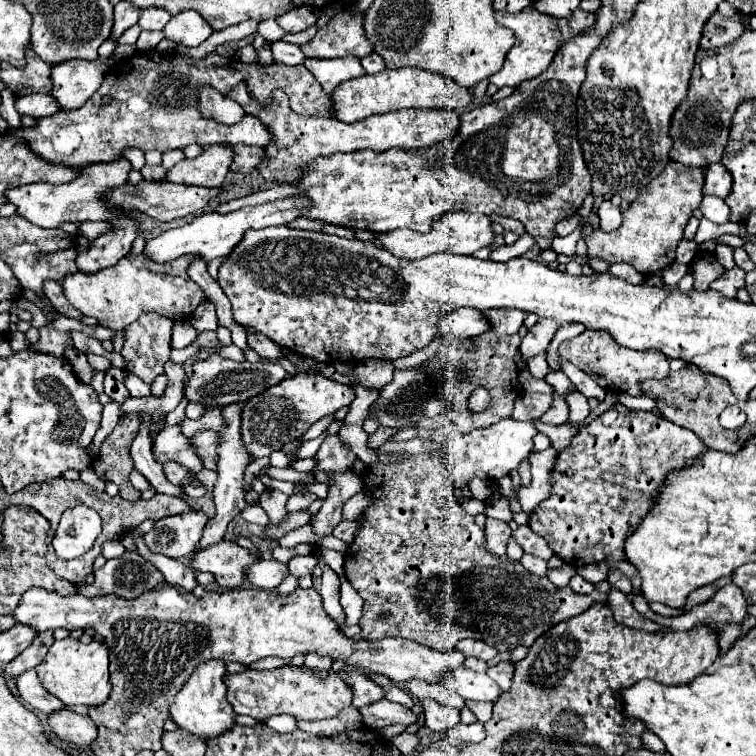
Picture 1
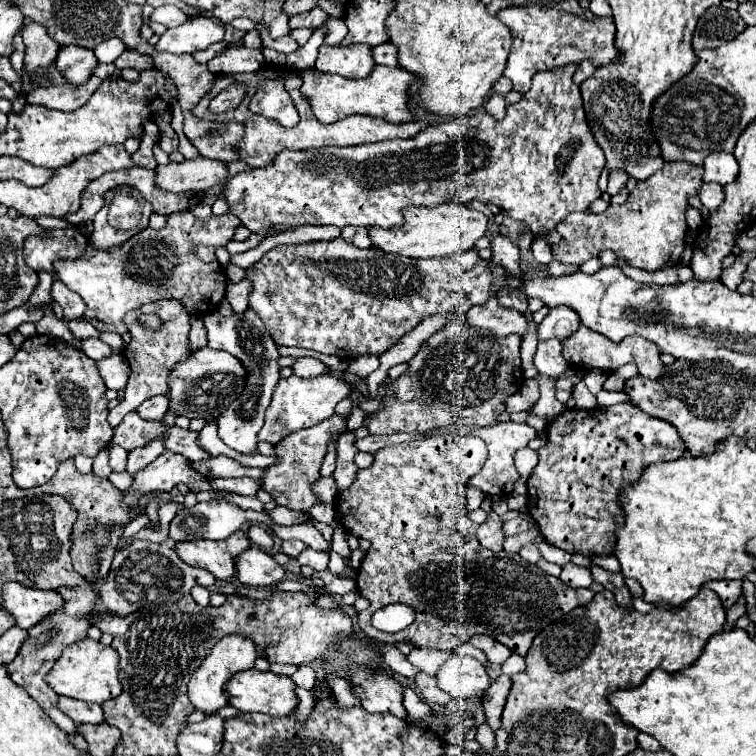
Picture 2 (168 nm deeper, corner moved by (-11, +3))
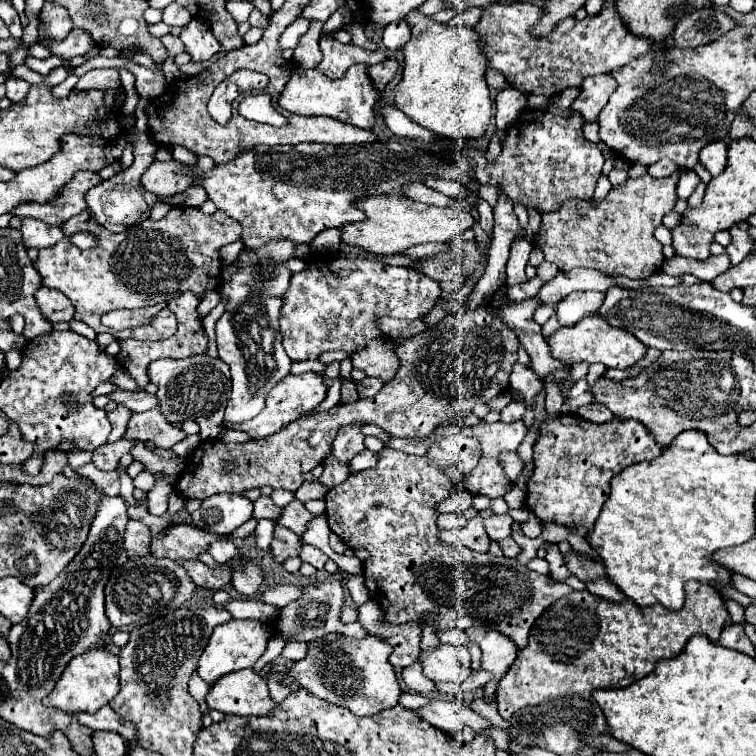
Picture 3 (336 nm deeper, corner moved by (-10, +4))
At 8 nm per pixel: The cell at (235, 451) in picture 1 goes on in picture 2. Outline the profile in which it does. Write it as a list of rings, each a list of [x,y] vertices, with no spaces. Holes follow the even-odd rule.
[[[247,309],[245,313],[233,313],[231,317],[223,317],[219,311],[207,313],[205,327],[207,327],[207,337],[209,337],[209,347],[235,355],[247,371],[245,391],[219,417],[219,437],[229,447],[237,449],[239,453],[257,453],[257,433],[263,427],[265,409],[271,403],[273,389],[275,389],[277,381],[281,379],[279,377],[281,367],[277,363],[281,355],[277,351],[277,345],[271,339],[267,327],[263,327],[263,321],[259,319],[259,315],[255,315],[255,311],[251,311],[251,309]]]

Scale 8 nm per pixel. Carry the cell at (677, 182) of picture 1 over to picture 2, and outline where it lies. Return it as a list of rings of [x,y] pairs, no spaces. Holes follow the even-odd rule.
[[[687,161],[665,163],[655,175],[639,181],[623,205],[609,205],[607,211],[599,215],[593,215],[587,209],[581,213],[571,213],[559,221],[555,229],[561,235],[561,241],[551,245],[553,259],[565,265],[581,265],[587,259],[597,257],[601,251],[611,249],[631,267],[639,267],[643,271],[657,271],[677,265],[681,251],[685,249],[687,197],[697,195],[701,181],[703,167]]]

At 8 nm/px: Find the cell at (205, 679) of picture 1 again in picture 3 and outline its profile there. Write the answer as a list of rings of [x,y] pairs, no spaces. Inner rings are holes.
[[[230,620],[222,626],[214,628],[206,650],[200,656],[196,674],[208,686],[212,686],[220,676],[224,676],[228,672],[236,672],[236,670],[242,670],[242,668],[252,668],[256,664],[256,660],[264,654],[268,638],[270,638],[270,628],[266,624],[262,624],[260,620]]]

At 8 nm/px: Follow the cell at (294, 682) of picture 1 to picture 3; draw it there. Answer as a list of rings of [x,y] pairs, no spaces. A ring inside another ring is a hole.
[[[250,668],[222,676],[210,688],[206,704],[224,714],[238,716],[268,716],[278,706],[270,696],[266,680]]]

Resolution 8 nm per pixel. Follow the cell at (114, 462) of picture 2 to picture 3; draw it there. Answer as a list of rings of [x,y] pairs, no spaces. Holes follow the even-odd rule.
[[[118,468],[116,470],[118,472],[118,476],[120,476],[120,494],[128,500],[128,502],[132,502],[132,490],[134,490],[134,484],[132,484],[132,478],[128,476],[128,472],[126,470],[122,470],[122,468]]]

